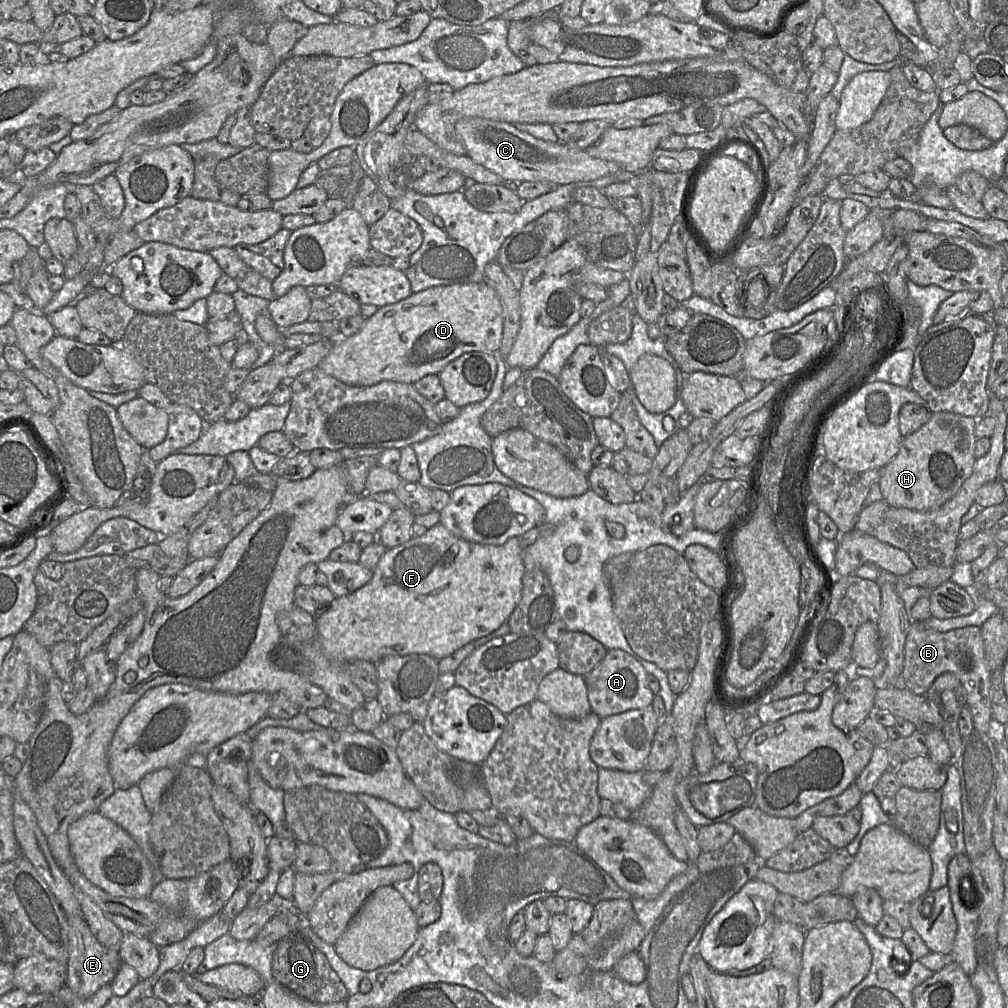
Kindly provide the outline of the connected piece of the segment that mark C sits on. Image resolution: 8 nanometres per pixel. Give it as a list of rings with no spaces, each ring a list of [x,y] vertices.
[[[481,117],[467,118],[455,125],[455,134],[467,155],[495,172],[505,182],[548,181],[554,186],[596,180],[622,169],[618,164],[591,157],[586,150],[566,142],[549,142],[518,130],[513,124]]]

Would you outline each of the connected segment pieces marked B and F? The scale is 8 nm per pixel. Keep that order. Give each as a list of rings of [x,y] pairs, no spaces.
[[[911,622],[905,643],[901,685],[918,696],[926,696],[934,680],[946,672],[953,673],[965,689],[974,730],[995,733],[996,726],[991,713],[992,673],[985,659],[981,627],[968,626],[948,632],[938,632],[925,627],[923,622]]]
[[[438,523],[429,528],[423,535],[416,538],[412,537],[404,544],[387,549],[374,568],[372,579],[365,586],[347,596],[336,597],[325,611],[315,617],[316,635],[310,641],[304,642],[303,644],[284,643],[282,641],[270,652],[270,661],[281,670],[297,672],[304,675],[312,684],[321,688],[328,697],[340,703],[347,712],[353,712],[362,706],[366,698],[351,680],[349,666],[352,662],[364,660],[374,664],[385,656],[405,656],[409,654],[426,654],[439,661],[469,642],[492,633],[503,623],[507,622],[522,595],[522,578],[525,572],[523,563],[524,548],[526,547],[522,546],[520,537],[512,537],[502,545],[486,545],[469,542],[453,535],[445,526]]]

